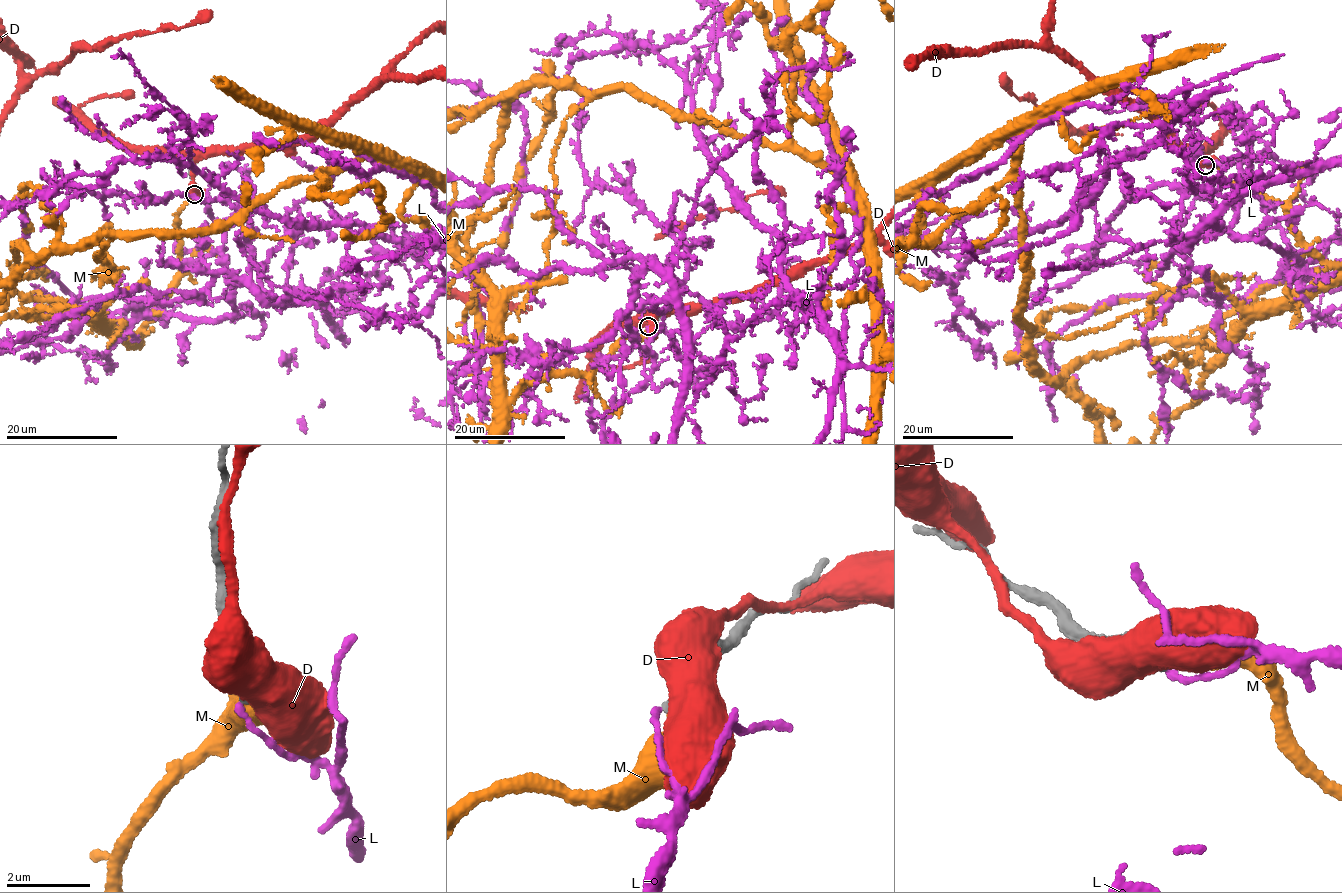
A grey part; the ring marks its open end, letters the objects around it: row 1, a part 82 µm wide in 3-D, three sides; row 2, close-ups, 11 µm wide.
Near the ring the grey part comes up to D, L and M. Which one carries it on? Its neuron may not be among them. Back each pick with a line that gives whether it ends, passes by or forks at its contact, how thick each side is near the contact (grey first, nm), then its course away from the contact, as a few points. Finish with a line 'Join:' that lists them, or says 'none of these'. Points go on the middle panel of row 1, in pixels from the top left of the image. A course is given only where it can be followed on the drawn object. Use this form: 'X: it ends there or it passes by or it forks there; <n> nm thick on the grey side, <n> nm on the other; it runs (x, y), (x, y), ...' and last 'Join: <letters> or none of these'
Join: none of these

